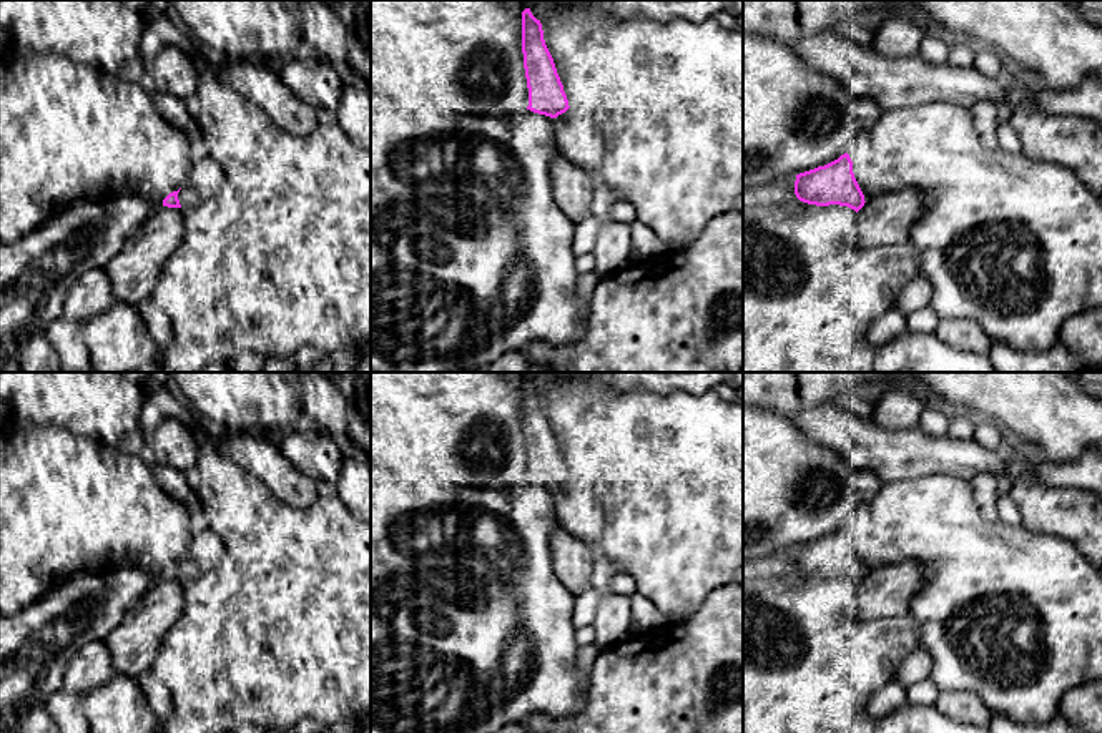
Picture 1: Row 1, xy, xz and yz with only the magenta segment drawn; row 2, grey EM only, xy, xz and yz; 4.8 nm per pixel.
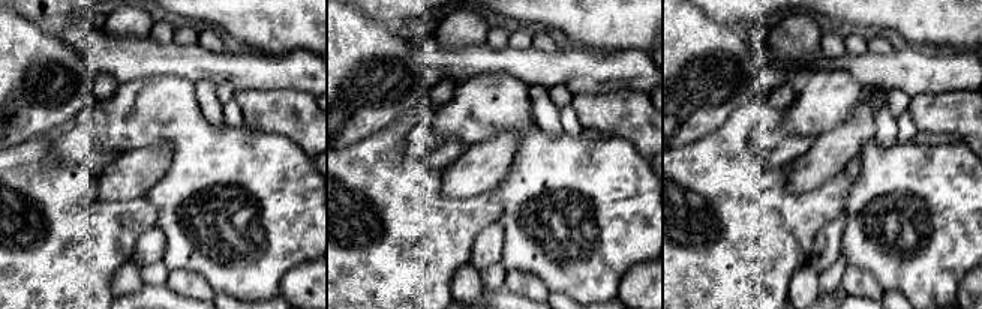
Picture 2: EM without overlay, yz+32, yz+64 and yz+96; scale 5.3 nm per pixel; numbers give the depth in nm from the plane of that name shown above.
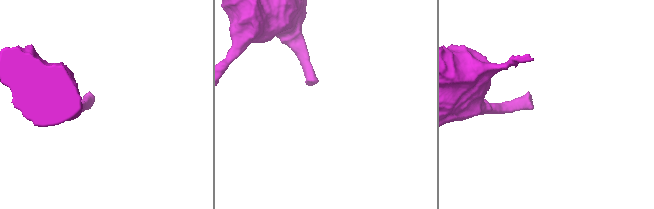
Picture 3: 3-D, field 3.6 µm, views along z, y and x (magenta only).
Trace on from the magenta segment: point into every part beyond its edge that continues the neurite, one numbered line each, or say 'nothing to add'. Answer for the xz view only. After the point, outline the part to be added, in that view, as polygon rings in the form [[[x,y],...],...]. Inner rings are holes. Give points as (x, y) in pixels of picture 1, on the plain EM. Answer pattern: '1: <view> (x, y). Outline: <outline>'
1: xz (577, 511). Outline: [[[568,480],[553,494],[558,525],[593,549],[603,524],[593,489],[585,482]]]

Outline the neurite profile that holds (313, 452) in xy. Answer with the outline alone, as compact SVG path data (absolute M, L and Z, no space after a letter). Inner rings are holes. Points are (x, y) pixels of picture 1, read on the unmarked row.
M303 424L293 432L276 435L276 445L294 470L311 482L336 484L344 455L327 432Z

